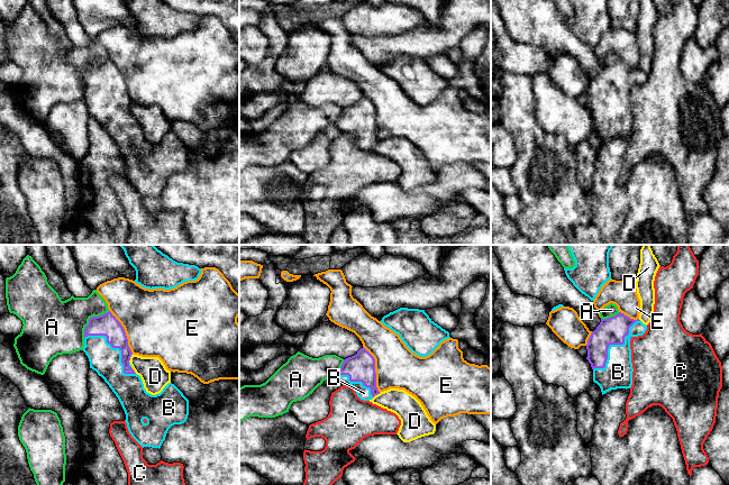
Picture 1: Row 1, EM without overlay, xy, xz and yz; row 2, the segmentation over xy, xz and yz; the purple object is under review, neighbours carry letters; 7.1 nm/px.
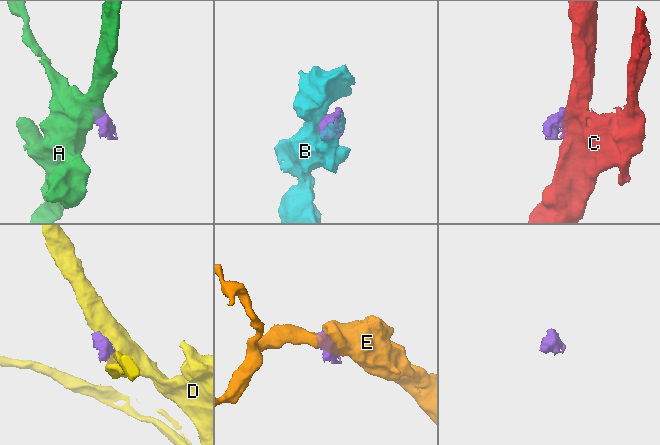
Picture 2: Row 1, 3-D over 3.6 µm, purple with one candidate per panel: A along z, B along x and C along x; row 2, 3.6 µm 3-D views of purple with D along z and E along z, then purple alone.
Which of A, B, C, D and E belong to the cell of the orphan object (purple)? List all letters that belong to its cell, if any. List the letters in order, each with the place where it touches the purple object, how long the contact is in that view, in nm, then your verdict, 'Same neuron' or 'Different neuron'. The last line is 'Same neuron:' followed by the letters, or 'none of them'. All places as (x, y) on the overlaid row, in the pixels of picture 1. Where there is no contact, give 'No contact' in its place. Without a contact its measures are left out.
A: Touches purple at xy (90, 319). Shared border 260 nm. Different neuron
B: Touches purple at xy (117, 347). Shared border 460 nm. Same neuron
C: Touches purple at yz (631, 338). Shared border 40 nm. Different neuron
D: Touches purple at xy (129, 358). Shared border 70 nm. Different neuron
E: Touches purple at xz (374, 369). Shared border 360 nm. Different neuron
Same neuron: B

